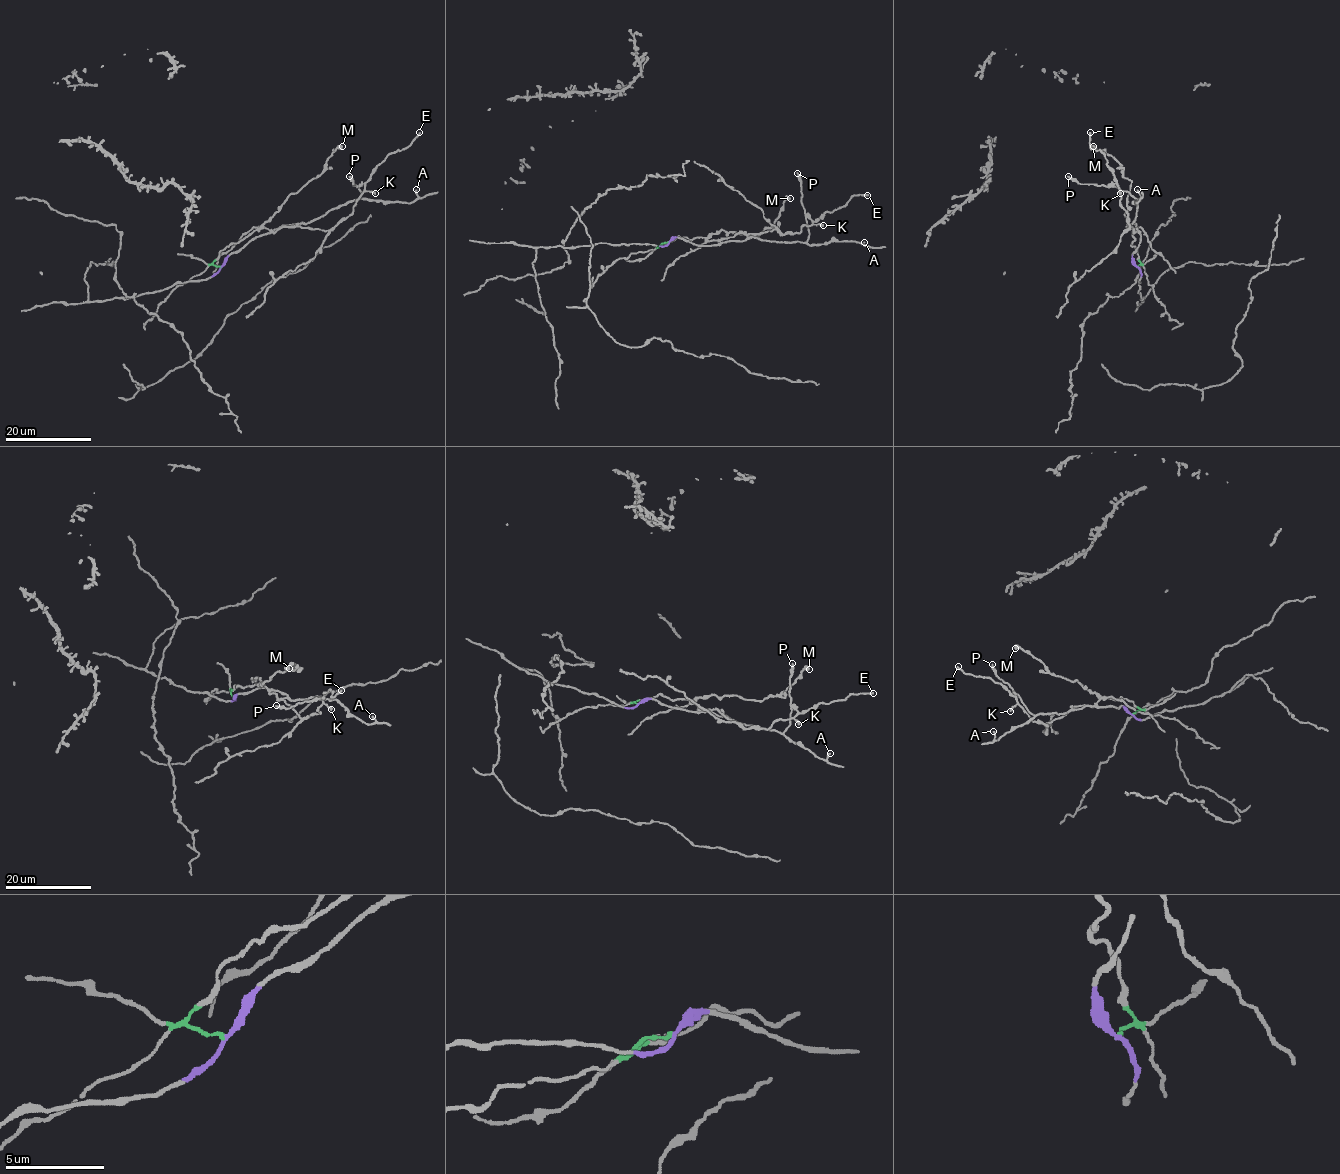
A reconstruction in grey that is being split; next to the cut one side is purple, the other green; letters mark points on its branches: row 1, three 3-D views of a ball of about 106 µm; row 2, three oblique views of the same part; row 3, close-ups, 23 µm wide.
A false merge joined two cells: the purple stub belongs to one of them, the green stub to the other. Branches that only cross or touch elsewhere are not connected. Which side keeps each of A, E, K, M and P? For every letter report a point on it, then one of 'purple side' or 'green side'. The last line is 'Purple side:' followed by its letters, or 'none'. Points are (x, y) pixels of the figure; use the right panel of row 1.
A: (1137, 189) | purple side
E: (1090, 132) | green side
K: (1120, 193) | green side
M: (1093, 146) | green side
P: (1068, 176) | purple side
Purple side: A, P

